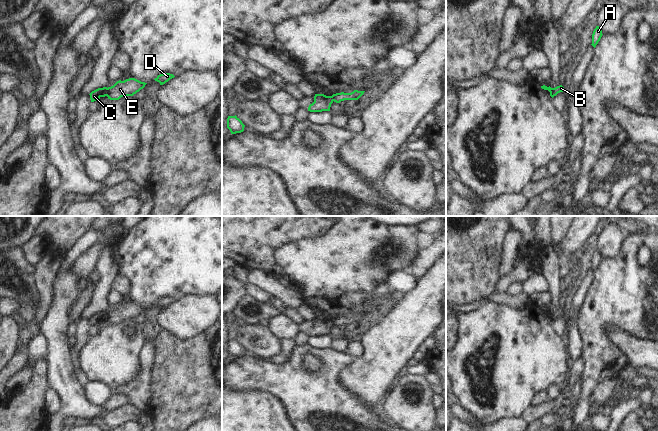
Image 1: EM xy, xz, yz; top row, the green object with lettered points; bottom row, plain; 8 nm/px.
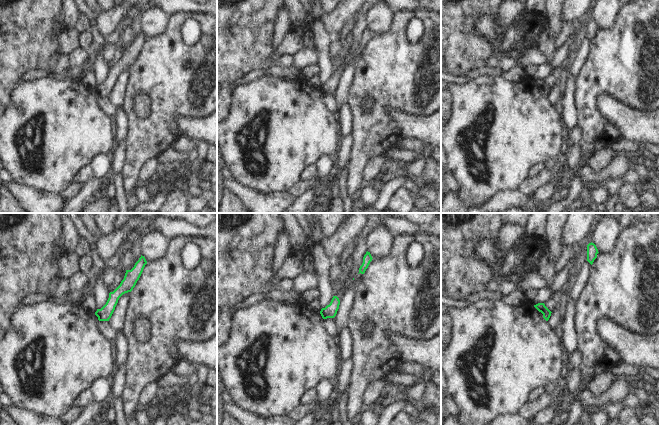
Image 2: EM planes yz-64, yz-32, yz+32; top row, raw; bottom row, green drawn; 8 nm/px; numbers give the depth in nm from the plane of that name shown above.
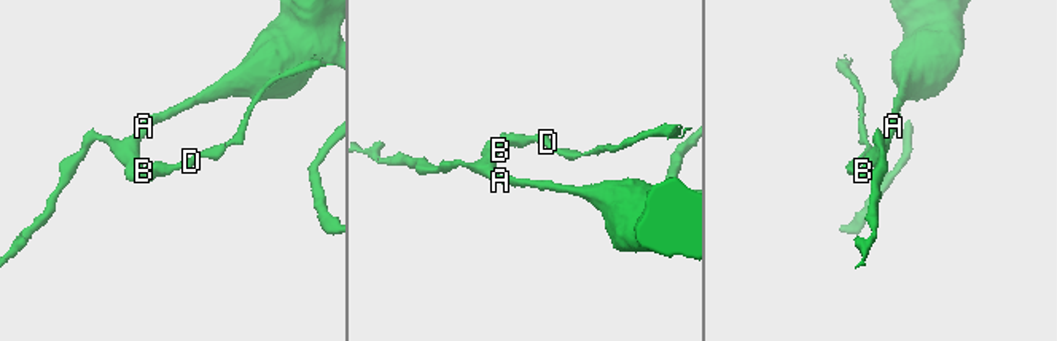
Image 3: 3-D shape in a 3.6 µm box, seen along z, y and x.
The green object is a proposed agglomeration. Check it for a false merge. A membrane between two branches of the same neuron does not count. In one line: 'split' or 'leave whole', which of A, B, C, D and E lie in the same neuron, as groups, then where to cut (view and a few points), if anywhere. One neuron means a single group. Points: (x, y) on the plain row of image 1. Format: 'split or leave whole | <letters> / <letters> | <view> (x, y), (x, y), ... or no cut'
split | A B C / D E | xy (106, 312), (107, 319)

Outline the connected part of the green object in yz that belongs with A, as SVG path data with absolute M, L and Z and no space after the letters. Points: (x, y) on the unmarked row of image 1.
M596 250L596 252L594 253L593 258L592 258L592 268L591 268L594 272L600 265L602 259L603 258L602 258L601 252L599 250Z

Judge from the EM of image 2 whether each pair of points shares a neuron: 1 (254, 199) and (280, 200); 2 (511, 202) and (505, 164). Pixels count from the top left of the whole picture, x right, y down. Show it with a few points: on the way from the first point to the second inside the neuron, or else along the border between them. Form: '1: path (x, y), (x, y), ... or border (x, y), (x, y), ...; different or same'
1: path (260, 200), (274, 200); same
2: border (518, 188), (515, 190), (497, 191), (487, 200); different

